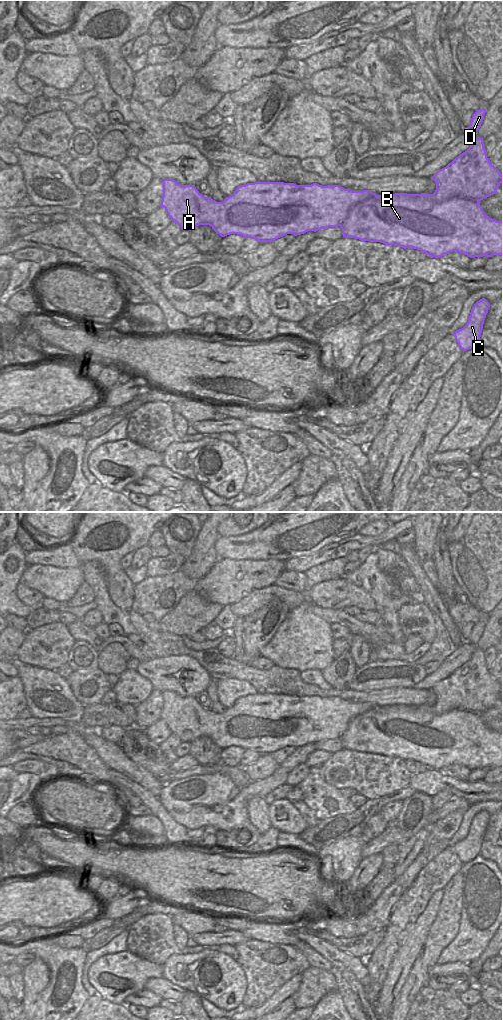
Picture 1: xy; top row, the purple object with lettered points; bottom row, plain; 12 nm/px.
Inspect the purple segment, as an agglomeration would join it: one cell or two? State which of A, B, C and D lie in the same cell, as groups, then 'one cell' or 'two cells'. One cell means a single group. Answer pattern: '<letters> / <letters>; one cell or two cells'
A D / B C; two cells

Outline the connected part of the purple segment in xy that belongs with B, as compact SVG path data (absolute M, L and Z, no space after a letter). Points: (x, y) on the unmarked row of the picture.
M407 705L376 707L353 718L340 740L345 750L411 759L435 770L453 763L470 770L503 766L503 733L487 728L479 714L460 717L454 711L436 715Z

